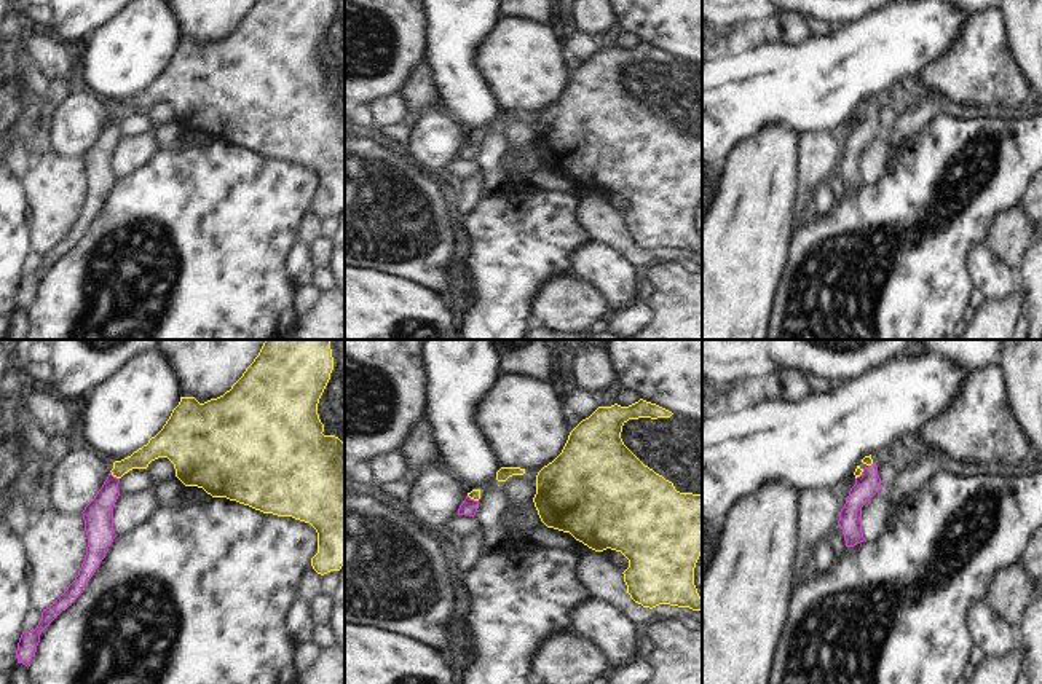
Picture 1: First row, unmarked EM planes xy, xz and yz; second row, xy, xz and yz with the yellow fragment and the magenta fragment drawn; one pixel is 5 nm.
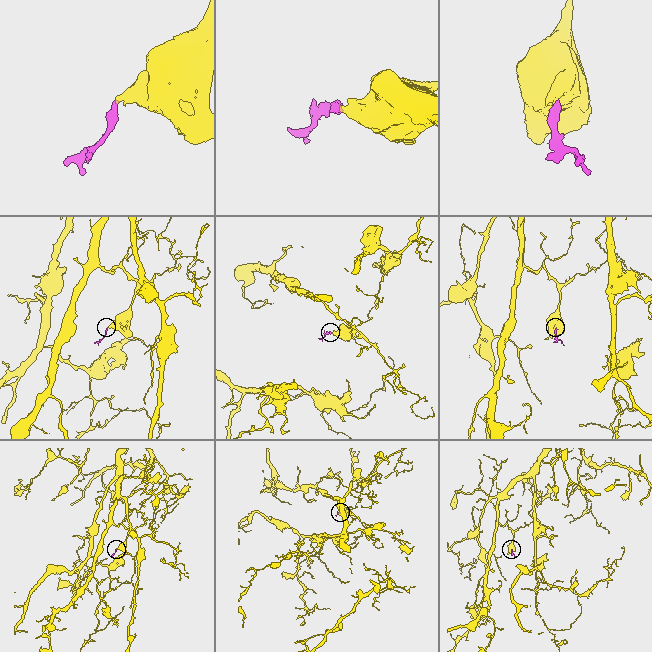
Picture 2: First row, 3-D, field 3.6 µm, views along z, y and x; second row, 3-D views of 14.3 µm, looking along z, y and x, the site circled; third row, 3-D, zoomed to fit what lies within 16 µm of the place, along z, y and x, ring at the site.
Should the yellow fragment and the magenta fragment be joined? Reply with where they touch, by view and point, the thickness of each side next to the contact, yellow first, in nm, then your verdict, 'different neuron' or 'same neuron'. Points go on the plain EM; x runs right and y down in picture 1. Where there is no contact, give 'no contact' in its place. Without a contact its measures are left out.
meets yellow in xy at (114, 118); 100 nm thick on the yellow side, 150 nm on the other; same neuron

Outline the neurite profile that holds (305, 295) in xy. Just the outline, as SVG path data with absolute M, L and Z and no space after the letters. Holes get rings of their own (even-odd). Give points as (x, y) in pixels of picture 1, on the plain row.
M311 281L308 284L297 284L292 295L292 311L300 317L305 316L321 295L322 282Z

